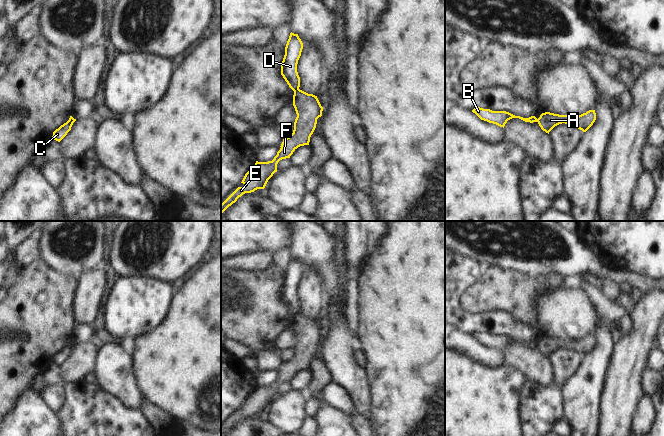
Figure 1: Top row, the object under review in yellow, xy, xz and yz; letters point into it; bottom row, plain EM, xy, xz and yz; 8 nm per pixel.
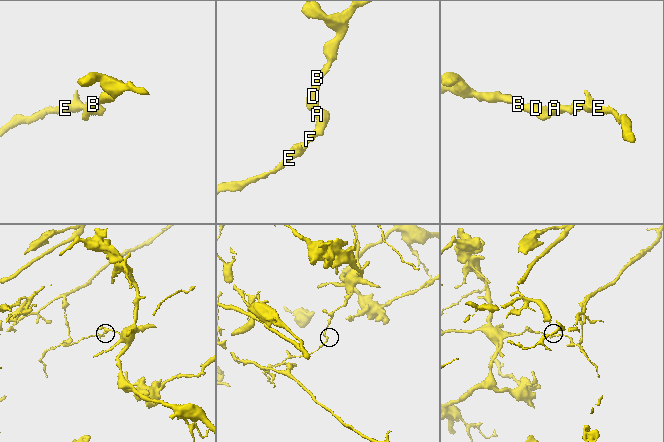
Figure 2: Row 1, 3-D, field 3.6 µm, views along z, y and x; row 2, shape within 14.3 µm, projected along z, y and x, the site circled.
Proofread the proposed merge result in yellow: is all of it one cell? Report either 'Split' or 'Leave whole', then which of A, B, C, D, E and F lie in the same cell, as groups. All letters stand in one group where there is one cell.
Split. Groups: A E F / B C D.

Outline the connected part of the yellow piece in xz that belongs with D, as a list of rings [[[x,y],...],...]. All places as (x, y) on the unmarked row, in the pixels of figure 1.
[[[291,256],[281,288],[281,299],[293,315],[298,314],[300,311],[300,301],[297,296],[297,288],[301,280],[302,273],[303,267],[298,258]]]

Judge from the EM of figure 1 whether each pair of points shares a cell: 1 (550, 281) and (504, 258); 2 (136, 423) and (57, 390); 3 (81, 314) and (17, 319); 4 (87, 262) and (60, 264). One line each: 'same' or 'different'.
1: different
2: different
3: different
4: same

